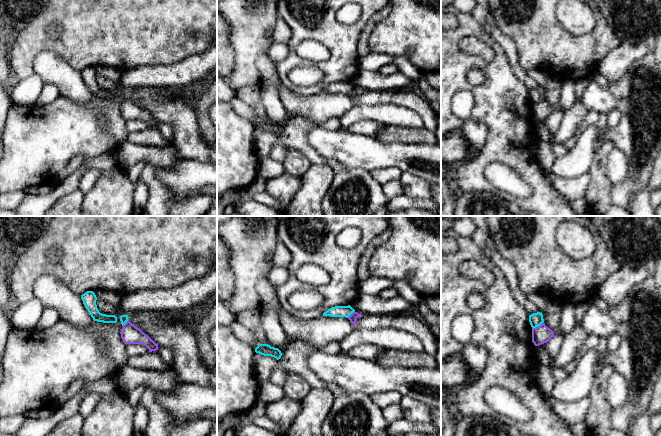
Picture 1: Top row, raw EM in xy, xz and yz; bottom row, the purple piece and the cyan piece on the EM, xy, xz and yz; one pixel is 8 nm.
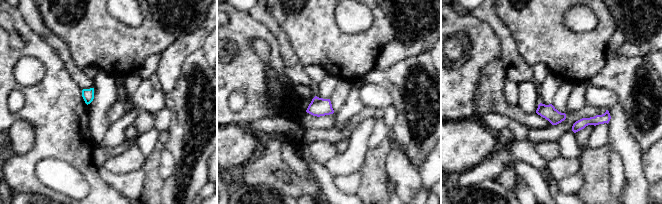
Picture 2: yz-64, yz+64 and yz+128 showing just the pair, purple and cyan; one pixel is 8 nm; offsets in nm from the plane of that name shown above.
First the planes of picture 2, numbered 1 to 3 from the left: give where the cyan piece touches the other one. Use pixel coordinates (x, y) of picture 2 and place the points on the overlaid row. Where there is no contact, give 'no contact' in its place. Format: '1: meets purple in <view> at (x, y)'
1: no contact
2: no contact
3: no contact

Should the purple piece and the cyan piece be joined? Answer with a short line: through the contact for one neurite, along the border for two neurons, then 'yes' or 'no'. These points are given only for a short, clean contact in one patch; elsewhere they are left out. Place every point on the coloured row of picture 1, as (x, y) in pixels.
line yz (543, 321), (532, 328); no

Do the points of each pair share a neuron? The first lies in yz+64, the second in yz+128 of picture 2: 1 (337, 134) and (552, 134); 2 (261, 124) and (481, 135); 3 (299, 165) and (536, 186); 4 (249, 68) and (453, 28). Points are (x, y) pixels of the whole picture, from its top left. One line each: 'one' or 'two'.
1: one
2: two
3: one
4: one

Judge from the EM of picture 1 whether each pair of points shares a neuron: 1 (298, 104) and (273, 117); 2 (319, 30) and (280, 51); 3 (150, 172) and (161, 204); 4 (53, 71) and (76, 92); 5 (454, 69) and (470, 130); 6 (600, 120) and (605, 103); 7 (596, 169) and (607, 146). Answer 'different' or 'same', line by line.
1: different
2: different
3: same
4: same
5: different
6: different
7: same

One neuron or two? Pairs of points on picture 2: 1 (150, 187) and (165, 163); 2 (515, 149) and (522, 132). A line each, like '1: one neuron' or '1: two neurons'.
1: two neurons
2: two neurons

